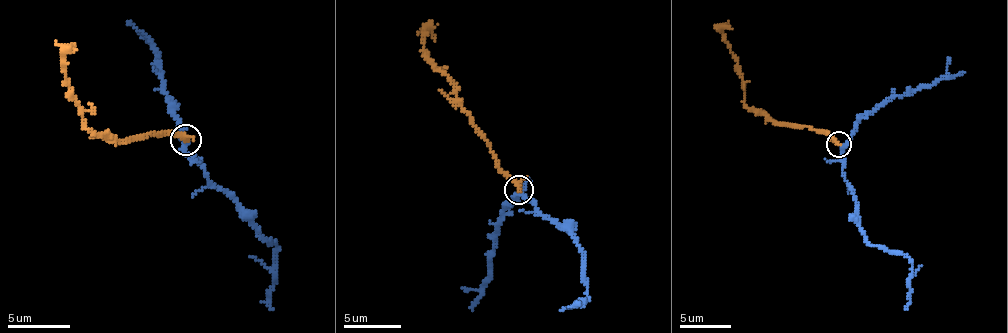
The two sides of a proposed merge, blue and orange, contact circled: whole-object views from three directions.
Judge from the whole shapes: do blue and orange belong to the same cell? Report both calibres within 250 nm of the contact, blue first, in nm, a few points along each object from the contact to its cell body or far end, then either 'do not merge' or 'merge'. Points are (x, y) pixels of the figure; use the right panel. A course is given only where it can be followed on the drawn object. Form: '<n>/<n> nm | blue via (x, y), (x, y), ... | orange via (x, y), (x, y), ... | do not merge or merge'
220/180 nm | blue via (841, 144), (844, 180), (864, 236), (871, 245), (909, 259), (910, 304), (904, 309) | orange via (838, 144), (822, 130), (773, 121), (744, 101), (744, 83), (722, 32), (732, 29) | merge

